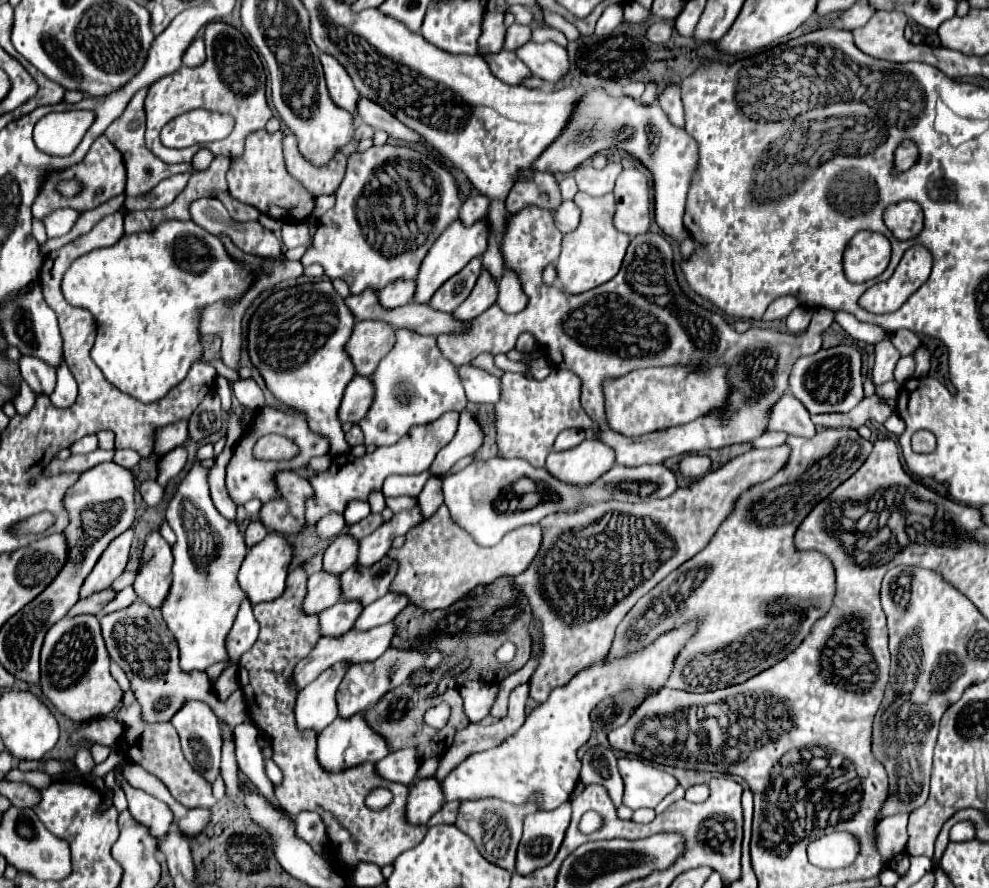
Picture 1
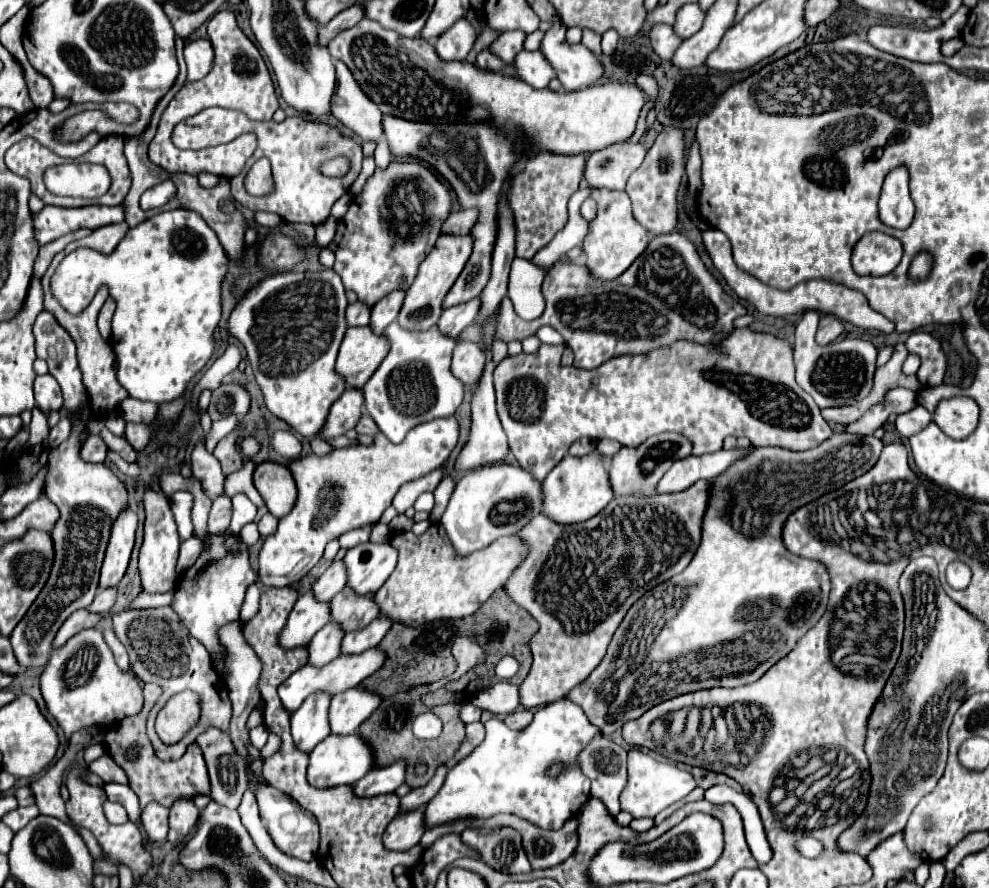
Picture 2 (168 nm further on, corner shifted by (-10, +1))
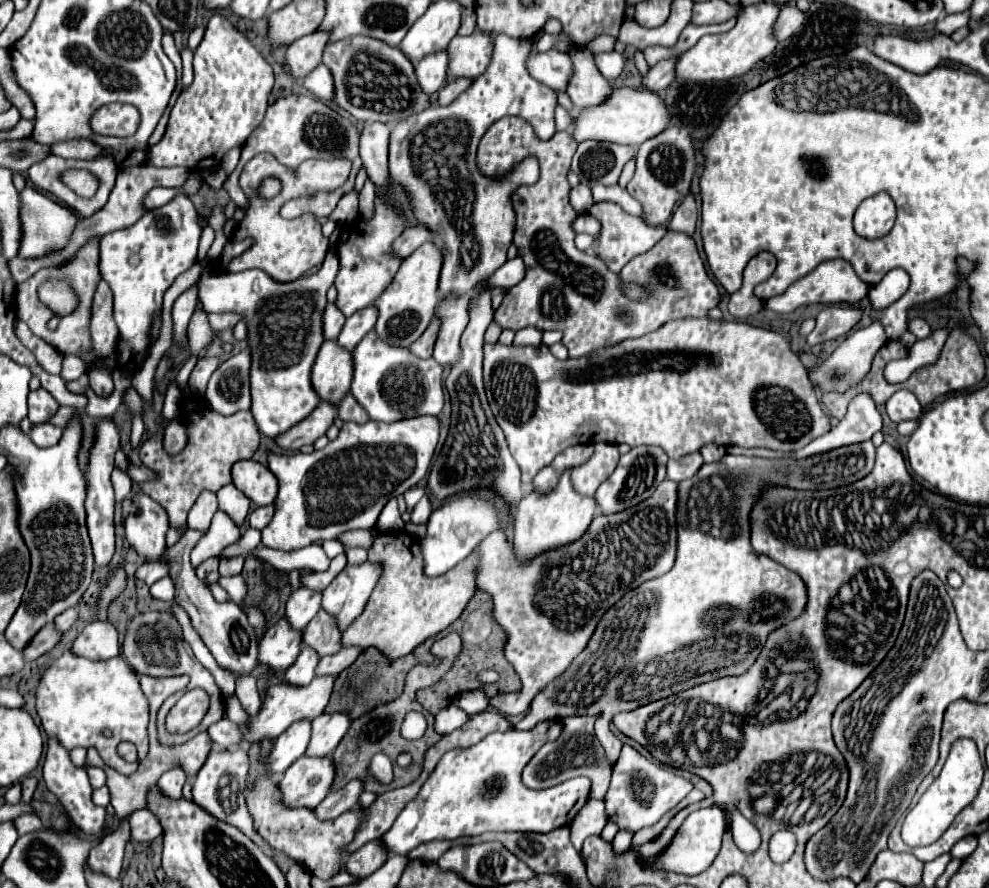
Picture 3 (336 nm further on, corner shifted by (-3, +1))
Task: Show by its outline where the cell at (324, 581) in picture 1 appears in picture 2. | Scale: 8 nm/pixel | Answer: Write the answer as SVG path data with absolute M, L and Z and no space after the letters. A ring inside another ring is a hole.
M306 591L294 605L288 623L282 631L284 647L294 649L300 645L308 645L310 639L318 633L320 627L324 627L330 621L330 609L328 603L318 601L316 595Z

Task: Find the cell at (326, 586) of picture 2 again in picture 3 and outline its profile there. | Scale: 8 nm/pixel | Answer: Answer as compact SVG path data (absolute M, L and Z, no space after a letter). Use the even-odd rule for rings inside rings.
M307 587L295 591L287 601L287 613L285 619L289 621L291 629L301 631L305 625L315 617L315 613L321 609L321 593L315 593Z

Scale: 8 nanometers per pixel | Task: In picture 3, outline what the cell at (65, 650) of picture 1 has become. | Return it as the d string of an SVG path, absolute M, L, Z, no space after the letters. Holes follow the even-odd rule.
M67 651L63 657L59 657L59 659L43 673L43 679L41 679L39 687L37 687L37 713L39 713L39 717L41 717L41 723L43 723L43 729L47 731L47 735L59 737L59 741L65 745L67 751L71 751L73 747L85 747L85 749L95 747L95 749L99 751L101 759L105 761L105 765L109 765L111 769L115 769L115 771L119 771L119 773L123 773L123 775L131 775L131 773L137 769L139 761L147 755L147 749L149 749L149 737L147 737L149 701L147 701L147 697L143 695L143 691L141 691L141 687L139 687L139 675L129 667L129 663L127 663L121 655L119 655L119 657L113 657L113 659L109 659L109 661L91 661L91 659L85 659L85 657L77 657L73 651ZM103 729L111 729L111 731L113 731L113 737L103 737ZM121 741L129 741L129 743L133 743L133 745L137 747L137 753L139 753L139 761L137 761L137 763L127 763L127 761L117 753L117 745L119 745Z

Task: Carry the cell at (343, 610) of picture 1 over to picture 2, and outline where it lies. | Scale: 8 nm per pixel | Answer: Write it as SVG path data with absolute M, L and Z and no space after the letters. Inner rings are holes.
M330 621L326 623L310 641L308 645L308 663L310 665L326 665L334 657L340 655L340 645L344 639L344 629L340 629L340 623Z

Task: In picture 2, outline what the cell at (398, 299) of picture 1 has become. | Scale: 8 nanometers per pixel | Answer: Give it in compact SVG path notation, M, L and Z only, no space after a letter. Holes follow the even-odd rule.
M396 289L396 293L390 293L388 297L384 297L382 301L378 301L372 307L372 319L370 319L372 331L376 331L378 335L384 333L384 329L398 317L402 303L404 303L404 297L406 297L406 291Z

